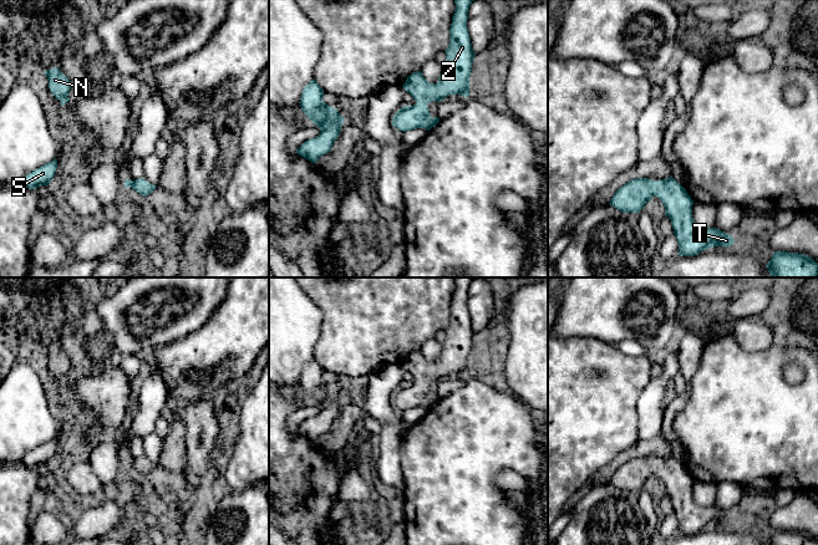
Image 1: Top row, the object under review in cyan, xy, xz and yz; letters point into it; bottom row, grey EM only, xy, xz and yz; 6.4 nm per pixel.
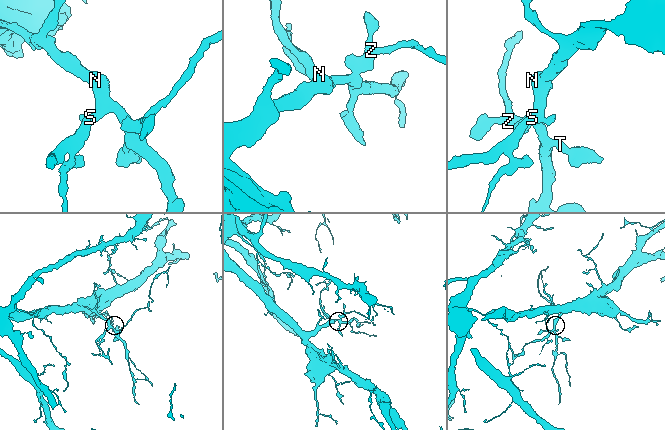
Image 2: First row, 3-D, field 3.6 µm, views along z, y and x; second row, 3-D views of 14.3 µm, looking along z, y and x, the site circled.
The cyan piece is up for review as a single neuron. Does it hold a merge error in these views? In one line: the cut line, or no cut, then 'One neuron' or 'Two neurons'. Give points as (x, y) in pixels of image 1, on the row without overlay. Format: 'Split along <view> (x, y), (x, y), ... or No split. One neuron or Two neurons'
No split. One neuron

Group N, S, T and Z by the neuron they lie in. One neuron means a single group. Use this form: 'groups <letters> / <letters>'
groups N S T Z

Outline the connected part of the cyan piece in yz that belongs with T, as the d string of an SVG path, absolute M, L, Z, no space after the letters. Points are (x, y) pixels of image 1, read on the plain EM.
M672 455L660 459L635 457L619 467L609 483L623 491L639 491L654 474L662 480L665 494L671 499L679 523L677 534L695 535L710 526L733 524L732 514L695 501L693 479Z

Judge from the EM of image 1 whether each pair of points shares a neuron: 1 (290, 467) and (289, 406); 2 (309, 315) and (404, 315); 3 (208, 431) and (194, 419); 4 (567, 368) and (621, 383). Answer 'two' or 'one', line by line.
1: one
2: two
3: one
4: one

